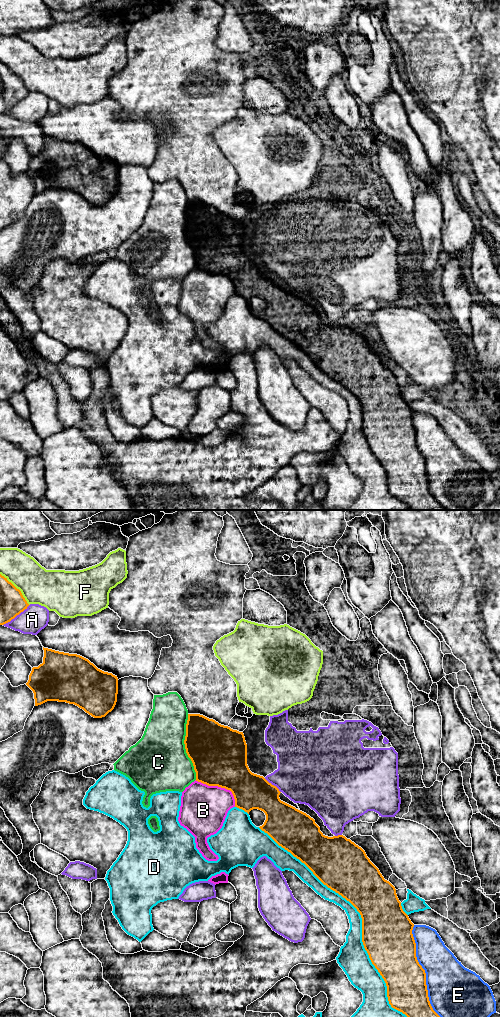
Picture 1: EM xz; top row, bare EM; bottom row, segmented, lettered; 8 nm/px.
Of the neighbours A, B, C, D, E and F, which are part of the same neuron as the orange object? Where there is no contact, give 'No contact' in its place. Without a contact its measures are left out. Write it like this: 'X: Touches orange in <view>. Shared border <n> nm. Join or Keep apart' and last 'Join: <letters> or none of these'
A: Touches orange in xz. Shared border 280 nm. Keep apart
B: Touches orange in xz. Shared border 380 nm. Keep apart
C: Touches orange in xz. Shared border 550 nm. Keep apart
D: Touches orange in xz. Shared border 1950 nm. Keep apart
E: Touches orange in xz. Shared border 750 nm. Keep apart
F: Touches orange in xz. Shared border 340 nm. Keep apart
Join: none of these

